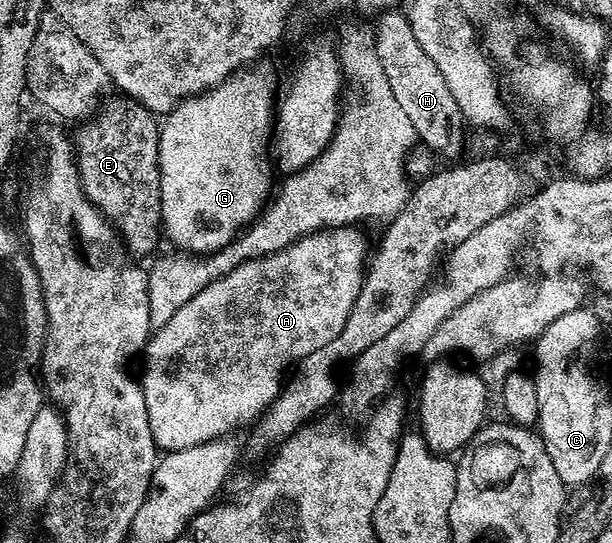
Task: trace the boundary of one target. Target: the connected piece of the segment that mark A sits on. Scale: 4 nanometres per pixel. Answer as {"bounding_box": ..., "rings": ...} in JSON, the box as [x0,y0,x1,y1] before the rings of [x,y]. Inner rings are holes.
{"bounding_box":[139,229,370,453],"rings":[[[352,229],[313,231],[311,234],[303,235],[294,240],[292,244],[286,245],[285,248],[272,255],[247,260],[234,268],[232,272],[228,272],[220,279],[216,279],[206,285],[197,296],[187,301],[186,305],[182,306],[182,309],[178,309],[177,313],[175,313],[174,317],[171,317],[166,325],[153,330],[148,340],[148,346],[142,352],[144,379],[139,380],[139,385],[144,390],[146,417],[148,418],[150,433],[161,452],[167,453],[178,449],[190,449],[194,445],[202,445],[215,439],[223,439],[231,436],[235,427],[240,427],[243,423],[248,422],[248,424],[251,424],[253,420],[268,410],[270,404],[280,394],[289,368],[299,363],[302,357],[306,357],[306,353],[314,353],[314,349],[322,349],[322,345],[334,341],[334,337],[338,337],[338,333],[342,333],[342,325],[346,325],[346,317],[350,317],[352,307],[356,304],[356,298],[364,284],[366,260],[370,255],[370,247],[368,249],[367,241],[362,236],[355,235],[354,232],[356,231]]]}

